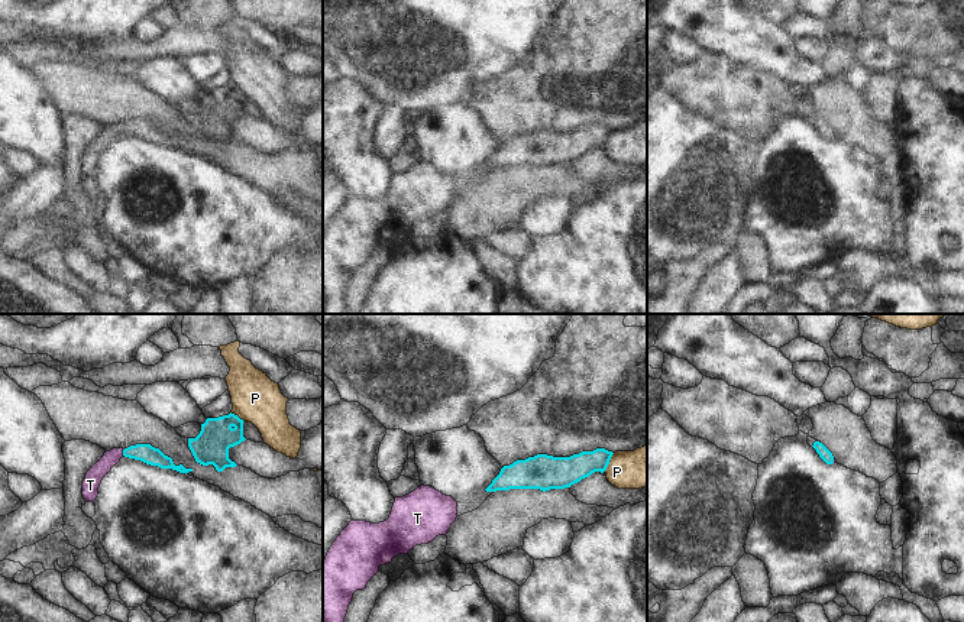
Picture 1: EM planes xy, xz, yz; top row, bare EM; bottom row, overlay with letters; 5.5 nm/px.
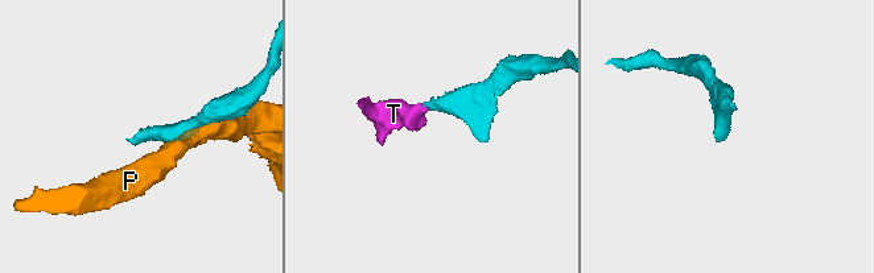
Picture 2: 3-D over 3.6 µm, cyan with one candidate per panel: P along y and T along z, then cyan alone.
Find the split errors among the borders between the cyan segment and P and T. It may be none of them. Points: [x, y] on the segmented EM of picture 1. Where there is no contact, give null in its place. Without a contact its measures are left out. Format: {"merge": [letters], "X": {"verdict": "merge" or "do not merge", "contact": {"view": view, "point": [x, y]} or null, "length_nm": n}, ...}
{"merge": ["T"], "P": {"verdict": "do not merge", "contact": {"view": "xz", "point": [608, 462]}, "length_nm": 120}, "T": {"verdict": "merge", "contact": {"view": "xy", "point": [123, 453]}, "length_nm": 30}}

